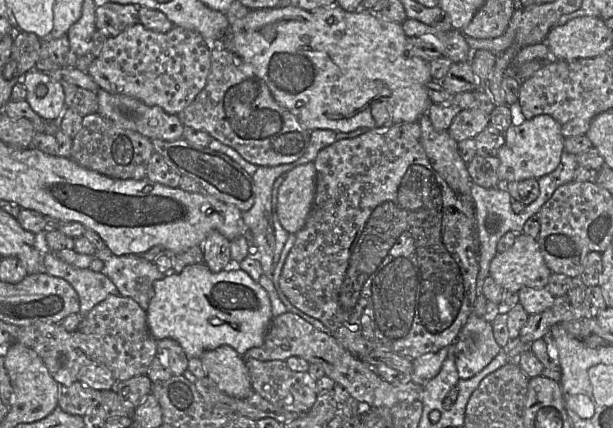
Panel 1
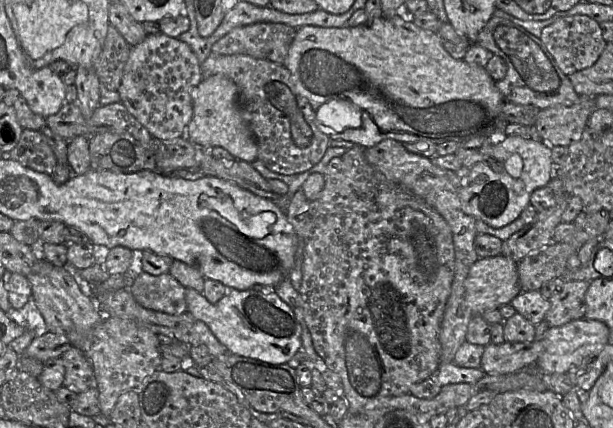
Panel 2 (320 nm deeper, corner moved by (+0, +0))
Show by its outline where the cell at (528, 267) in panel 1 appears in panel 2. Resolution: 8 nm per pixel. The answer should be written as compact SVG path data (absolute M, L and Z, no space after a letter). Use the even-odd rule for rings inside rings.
M503 256L478 259L465 280L465 304L473 316L500 309L522 292L517 264Z

